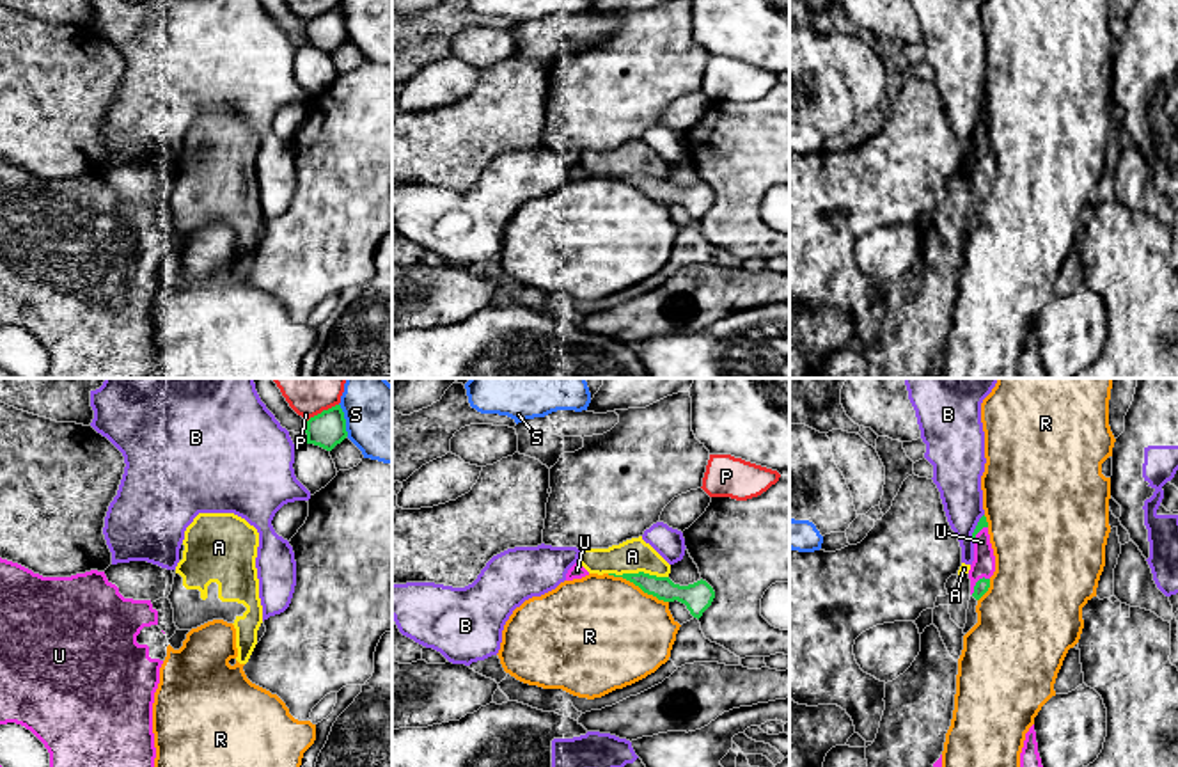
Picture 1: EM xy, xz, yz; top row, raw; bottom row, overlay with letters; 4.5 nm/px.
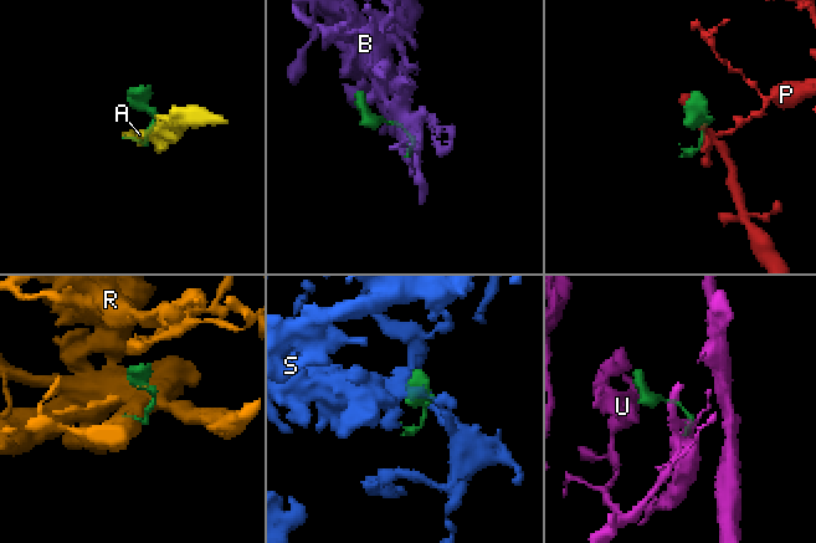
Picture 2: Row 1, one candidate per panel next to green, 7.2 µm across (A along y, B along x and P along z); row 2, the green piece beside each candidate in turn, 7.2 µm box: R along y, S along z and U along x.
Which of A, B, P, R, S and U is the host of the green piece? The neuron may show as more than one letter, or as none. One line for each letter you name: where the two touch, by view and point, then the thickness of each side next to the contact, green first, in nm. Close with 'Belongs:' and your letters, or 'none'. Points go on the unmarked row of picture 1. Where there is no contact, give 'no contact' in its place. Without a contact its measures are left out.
U: meets green in yz at (976, 185); 70 nm thick on the green side, 110 nm on the other
Belongs: U

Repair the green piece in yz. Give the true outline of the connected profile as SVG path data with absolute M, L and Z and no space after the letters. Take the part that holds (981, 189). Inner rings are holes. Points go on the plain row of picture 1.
M983 117L972 135L974 163L969 172L970 197L979 202L990 190L990 179L995 174L995 158L990 146L988 124Z

